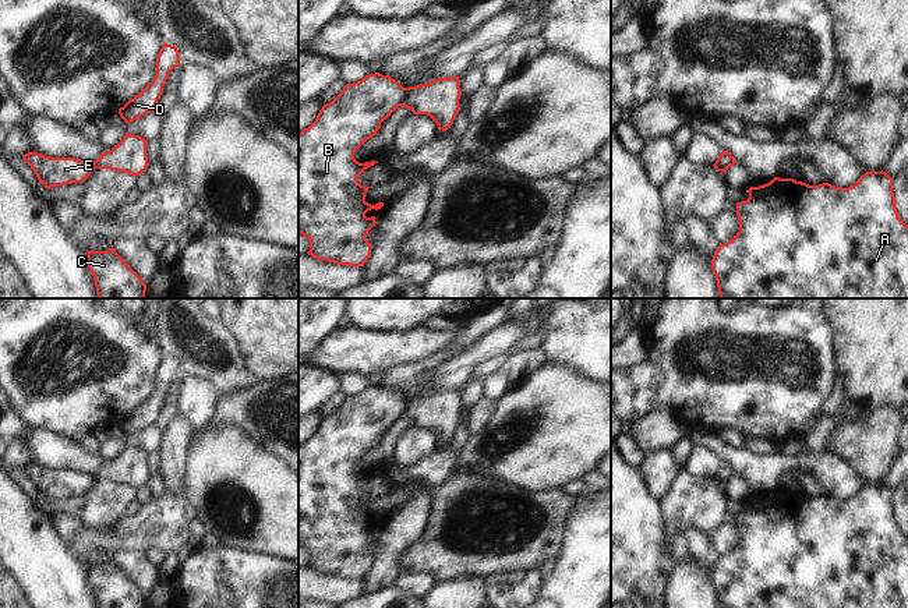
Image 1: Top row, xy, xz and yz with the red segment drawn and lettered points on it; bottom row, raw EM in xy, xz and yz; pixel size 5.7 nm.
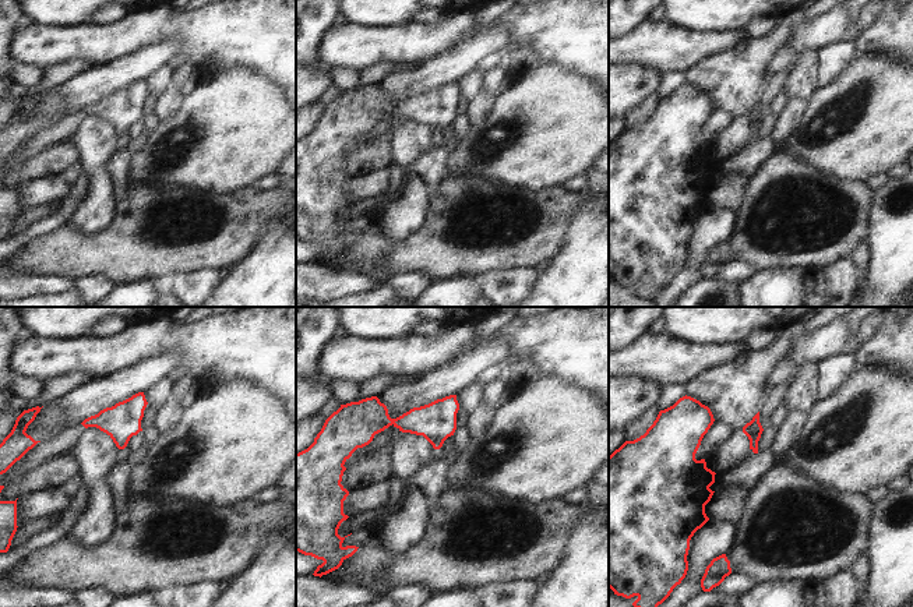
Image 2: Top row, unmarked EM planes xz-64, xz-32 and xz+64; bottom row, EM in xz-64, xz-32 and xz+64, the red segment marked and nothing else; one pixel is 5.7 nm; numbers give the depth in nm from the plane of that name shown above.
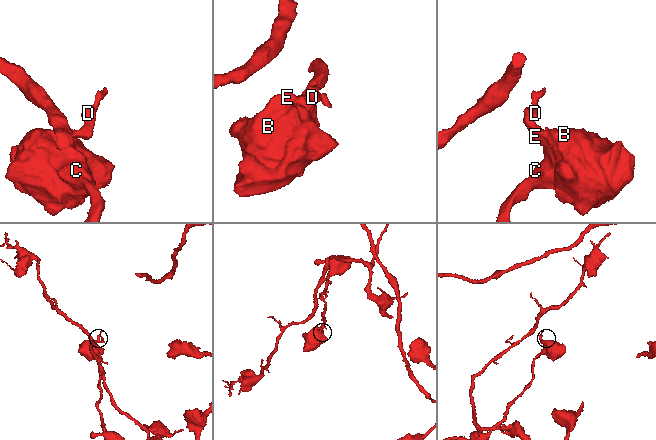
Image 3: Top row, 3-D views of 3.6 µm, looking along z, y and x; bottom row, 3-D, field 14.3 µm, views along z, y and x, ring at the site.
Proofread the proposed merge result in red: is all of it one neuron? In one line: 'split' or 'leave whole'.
split

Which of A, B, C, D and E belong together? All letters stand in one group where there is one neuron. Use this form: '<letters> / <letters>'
A B C E / D

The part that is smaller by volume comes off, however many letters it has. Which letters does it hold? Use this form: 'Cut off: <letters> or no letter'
Cut off: D

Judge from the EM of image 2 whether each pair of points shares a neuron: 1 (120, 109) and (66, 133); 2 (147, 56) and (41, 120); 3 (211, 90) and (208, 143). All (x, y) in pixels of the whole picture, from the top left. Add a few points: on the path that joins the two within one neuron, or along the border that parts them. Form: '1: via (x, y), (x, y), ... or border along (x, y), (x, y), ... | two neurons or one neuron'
1: via (106, 109), (88, 109), (77, 119) | one neuron
2: via (120, 73), (67, 98) | one neuron
3: via (211, 102), (211, 130) | one neuron

